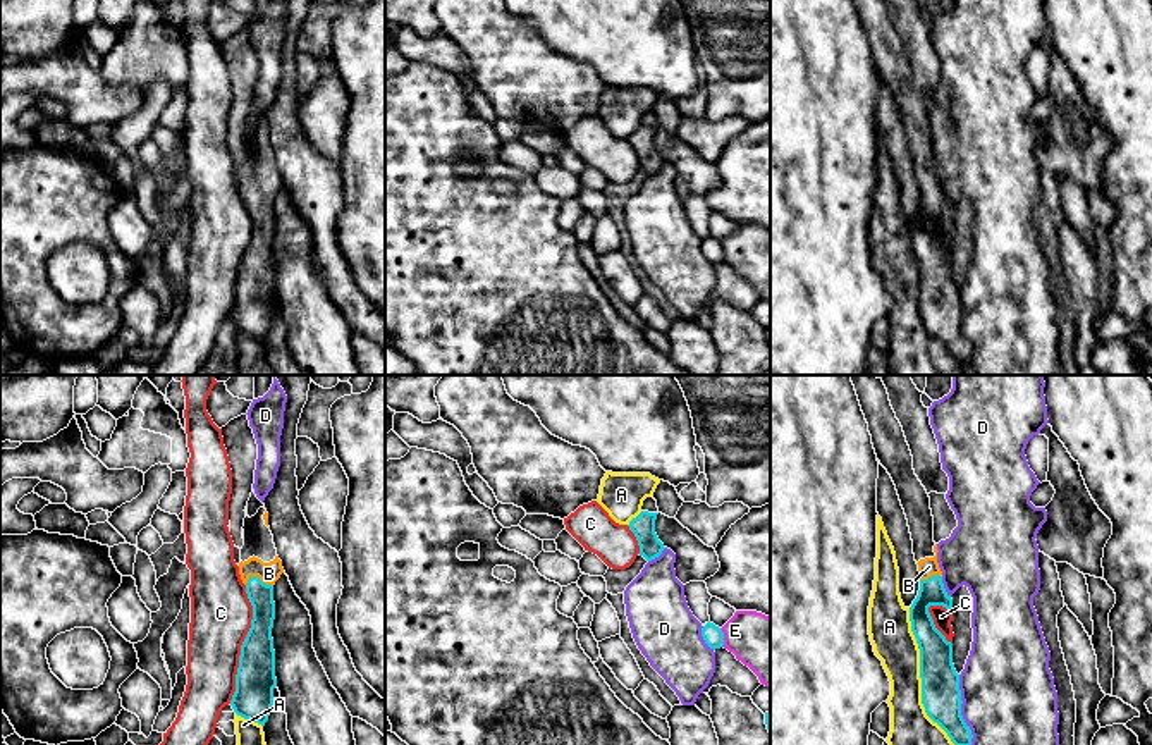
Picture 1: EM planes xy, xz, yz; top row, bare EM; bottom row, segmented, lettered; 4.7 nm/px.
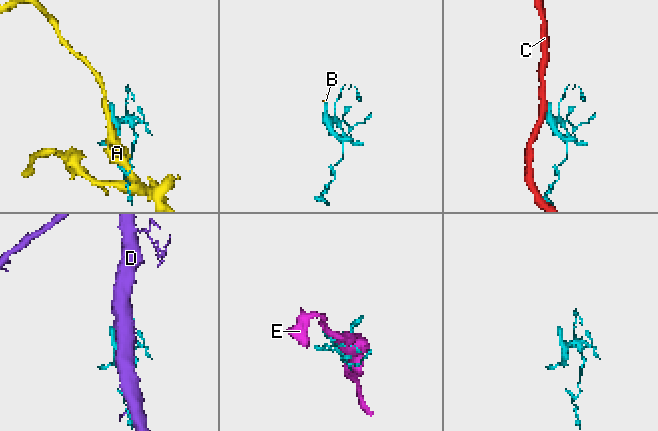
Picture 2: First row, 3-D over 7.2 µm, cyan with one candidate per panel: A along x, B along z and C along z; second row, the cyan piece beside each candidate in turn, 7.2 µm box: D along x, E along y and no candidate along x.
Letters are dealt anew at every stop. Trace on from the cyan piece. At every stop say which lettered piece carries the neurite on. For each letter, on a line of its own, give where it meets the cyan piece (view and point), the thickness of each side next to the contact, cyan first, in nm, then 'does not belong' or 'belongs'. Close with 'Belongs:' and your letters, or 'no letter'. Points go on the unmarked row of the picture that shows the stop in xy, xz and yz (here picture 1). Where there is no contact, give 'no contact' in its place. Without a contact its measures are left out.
A: meets cyan in yz at (920, 291); 190 nm thick on the cyan side, 200 nm on the other; does not belong
B: meets cyan in xy at (257, 191); 120 nm thick on the cyan side, 100 nm on the other; belongs
C: meets cyan in xy at (243, 258); 190 nm thick on the cyan side, 280 nm on the other; does not belong
D: meets cyan in yz at (960, 326); 190 nm thick on the cyan side, 440 nm on the other; does not belong
E: meets cyan in xz at (723, 252); 90 nm thick on the cyan side, 280 nm on the other; does not belong
Belongs: B

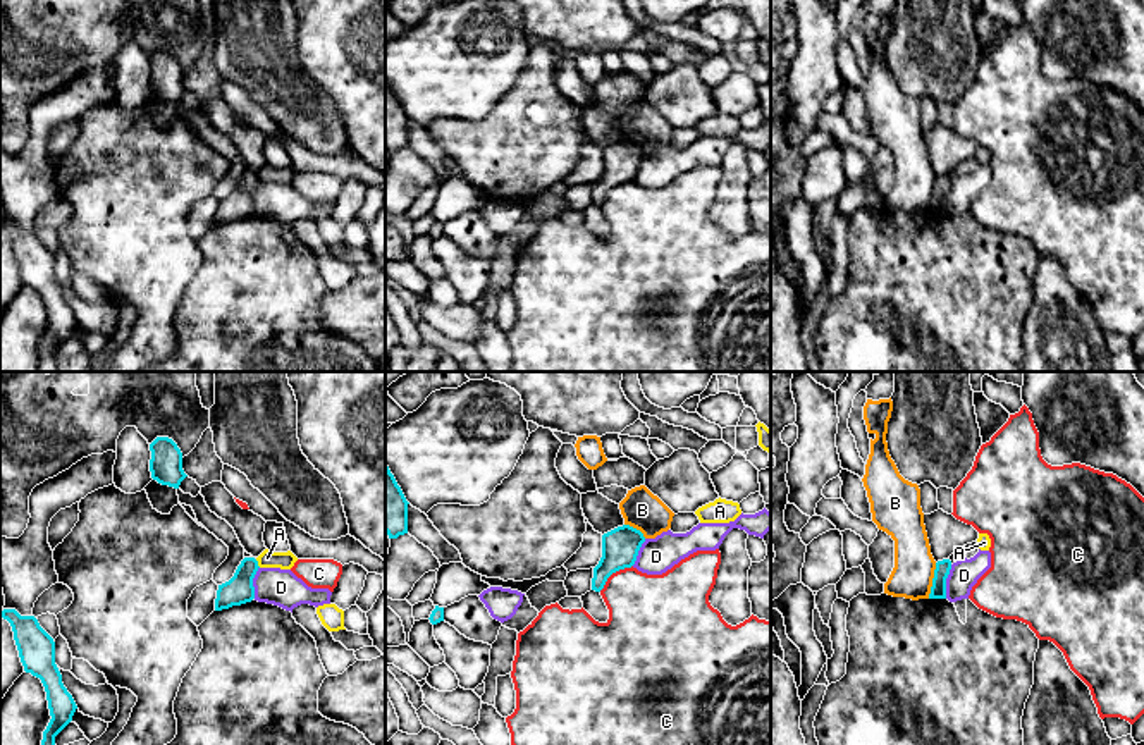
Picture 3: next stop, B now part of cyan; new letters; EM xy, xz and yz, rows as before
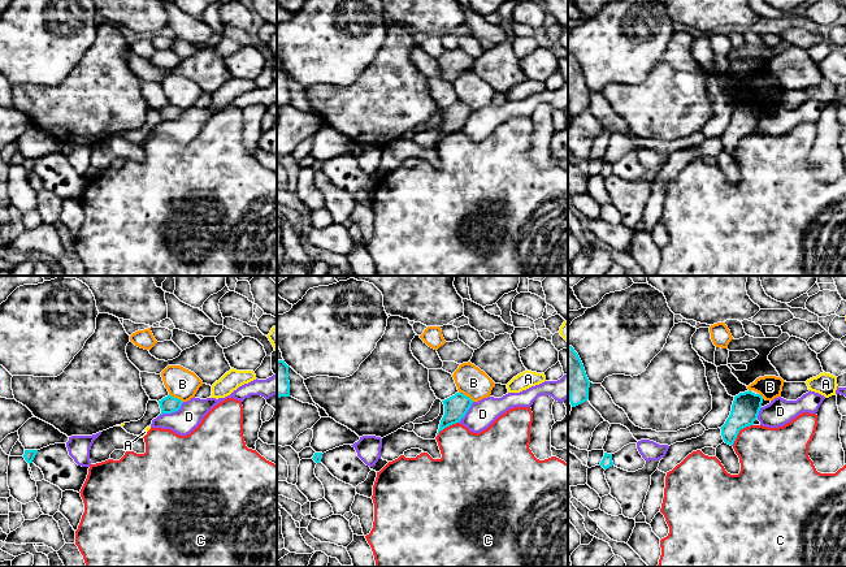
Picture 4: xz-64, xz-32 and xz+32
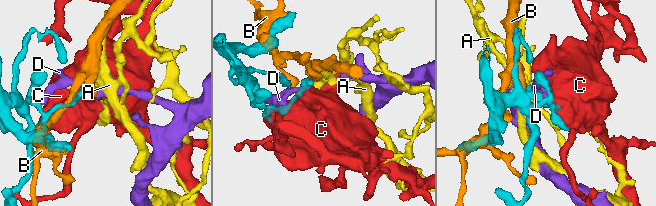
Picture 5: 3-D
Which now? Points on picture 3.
A: meets cyan in xy at (257, 178); 130 nm thick on the cyan side, 80 nm on the other; does not belong
B: meets cyan in yz at (933, 195); 80 nm thick on the cyan side, 190 nm on the other; does not belong
C: meets cyan in xz at (613, 186); 180 nm thick on the cyan side, 360 nm on the other; does not belong
D: meets cyan in yz at (945, 197); 80 nm thick on the cyan side, 140 nm on the other; does not belong
Belongs: no letter

